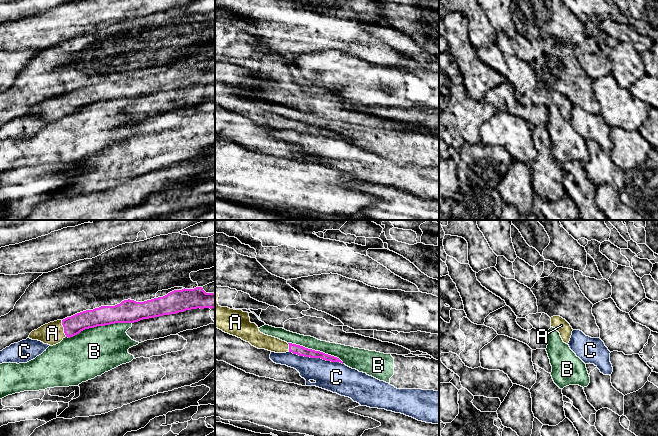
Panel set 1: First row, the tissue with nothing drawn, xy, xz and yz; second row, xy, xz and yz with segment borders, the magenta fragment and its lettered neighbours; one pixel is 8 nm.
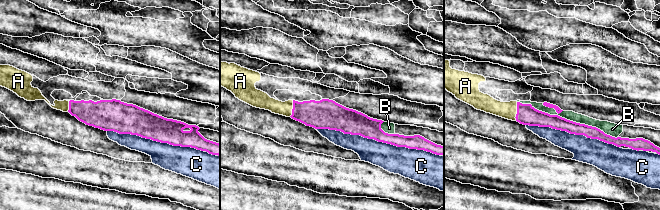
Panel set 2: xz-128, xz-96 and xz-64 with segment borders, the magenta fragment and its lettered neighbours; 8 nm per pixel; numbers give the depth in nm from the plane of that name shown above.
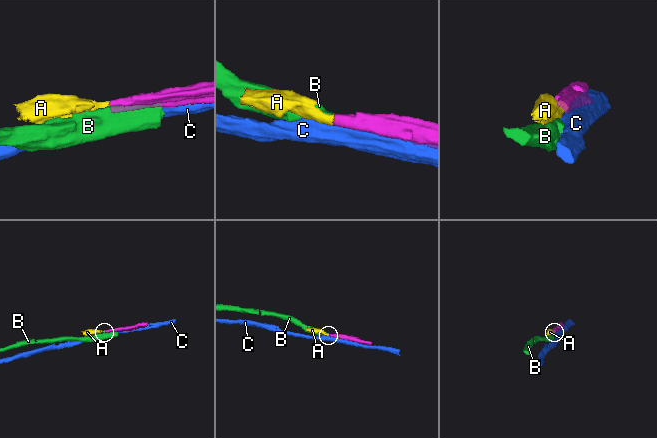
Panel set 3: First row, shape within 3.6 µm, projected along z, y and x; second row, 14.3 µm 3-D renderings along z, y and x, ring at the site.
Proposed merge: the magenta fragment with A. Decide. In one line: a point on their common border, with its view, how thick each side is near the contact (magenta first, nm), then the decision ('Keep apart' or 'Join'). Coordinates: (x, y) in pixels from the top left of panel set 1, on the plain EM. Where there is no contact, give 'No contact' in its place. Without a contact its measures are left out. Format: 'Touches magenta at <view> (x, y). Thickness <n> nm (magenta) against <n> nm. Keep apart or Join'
Touches magenta at xy (64, 104). Thickness 150 nm (magenta) against 180 nm. Join

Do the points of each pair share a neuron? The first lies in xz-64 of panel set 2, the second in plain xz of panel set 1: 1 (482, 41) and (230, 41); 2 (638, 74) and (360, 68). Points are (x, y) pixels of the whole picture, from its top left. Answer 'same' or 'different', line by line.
1: same
2: same

